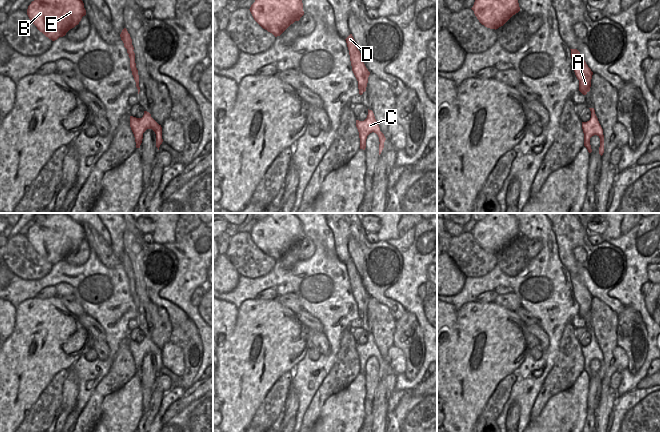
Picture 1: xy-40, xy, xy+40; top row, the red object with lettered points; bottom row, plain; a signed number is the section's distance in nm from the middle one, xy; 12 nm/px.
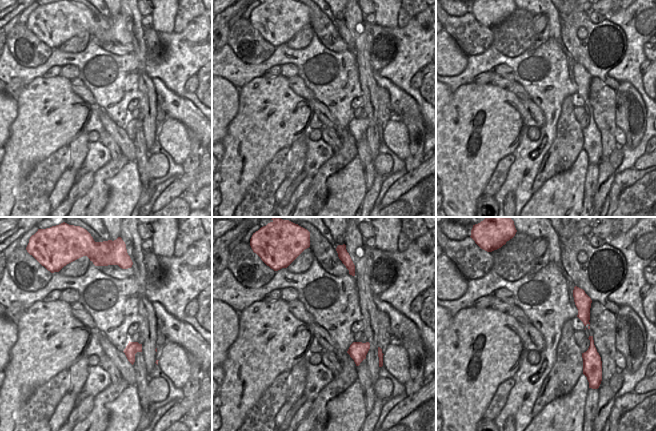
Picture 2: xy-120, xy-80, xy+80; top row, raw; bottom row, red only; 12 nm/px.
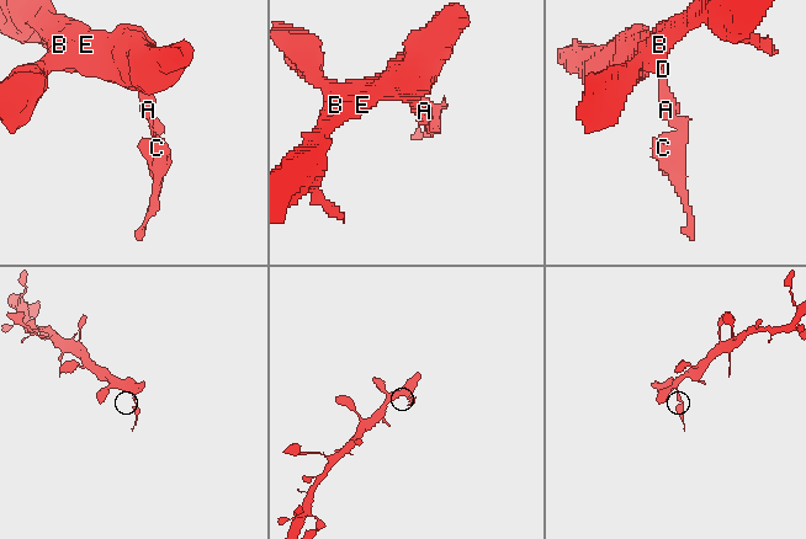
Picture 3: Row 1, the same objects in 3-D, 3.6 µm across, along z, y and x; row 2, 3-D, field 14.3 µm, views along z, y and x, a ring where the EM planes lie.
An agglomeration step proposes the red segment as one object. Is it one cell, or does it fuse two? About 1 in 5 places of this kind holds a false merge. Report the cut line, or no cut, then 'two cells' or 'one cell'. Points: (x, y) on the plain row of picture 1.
xy (357, 273), (353, 277), (349, 277) | two cells

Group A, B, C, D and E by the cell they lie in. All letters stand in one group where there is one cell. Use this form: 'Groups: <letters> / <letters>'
Groups: A C / B D E.

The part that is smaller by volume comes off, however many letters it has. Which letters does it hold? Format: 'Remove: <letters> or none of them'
Remove: A, C.

